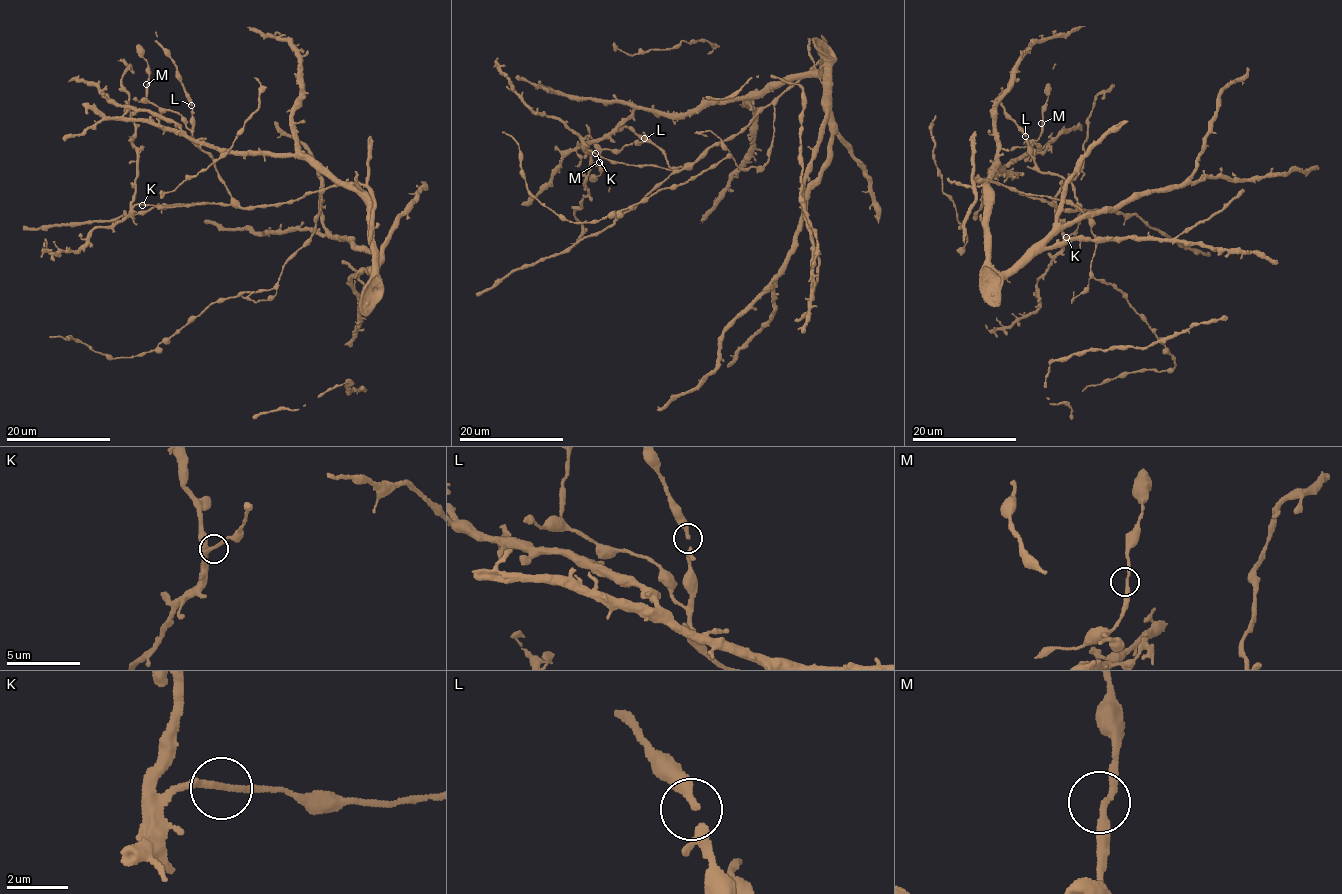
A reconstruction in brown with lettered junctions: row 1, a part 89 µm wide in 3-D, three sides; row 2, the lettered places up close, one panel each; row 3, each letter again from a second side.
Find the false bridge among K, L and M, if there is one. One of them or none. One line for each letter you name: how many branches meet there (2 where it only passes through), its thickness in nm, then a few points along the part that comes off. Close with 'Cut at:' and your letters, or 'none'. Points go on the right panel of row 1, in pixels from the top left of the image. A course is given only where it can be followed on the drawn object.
K: Branches: 2. Thickness 220 nm. Course of the part to remove: (1066, 237), (1063, 240), (1061, 219), (1056, 213), (1056, 193), (1074, 177), (1082, 164), (1093, 100), (1113, 87)
Cut at: K

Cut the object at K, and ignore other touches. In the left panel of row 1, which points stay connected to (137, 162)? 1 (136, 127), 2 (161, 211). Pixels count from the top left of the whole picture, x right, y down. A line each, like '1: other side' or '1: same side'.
1: same side
2: other side

